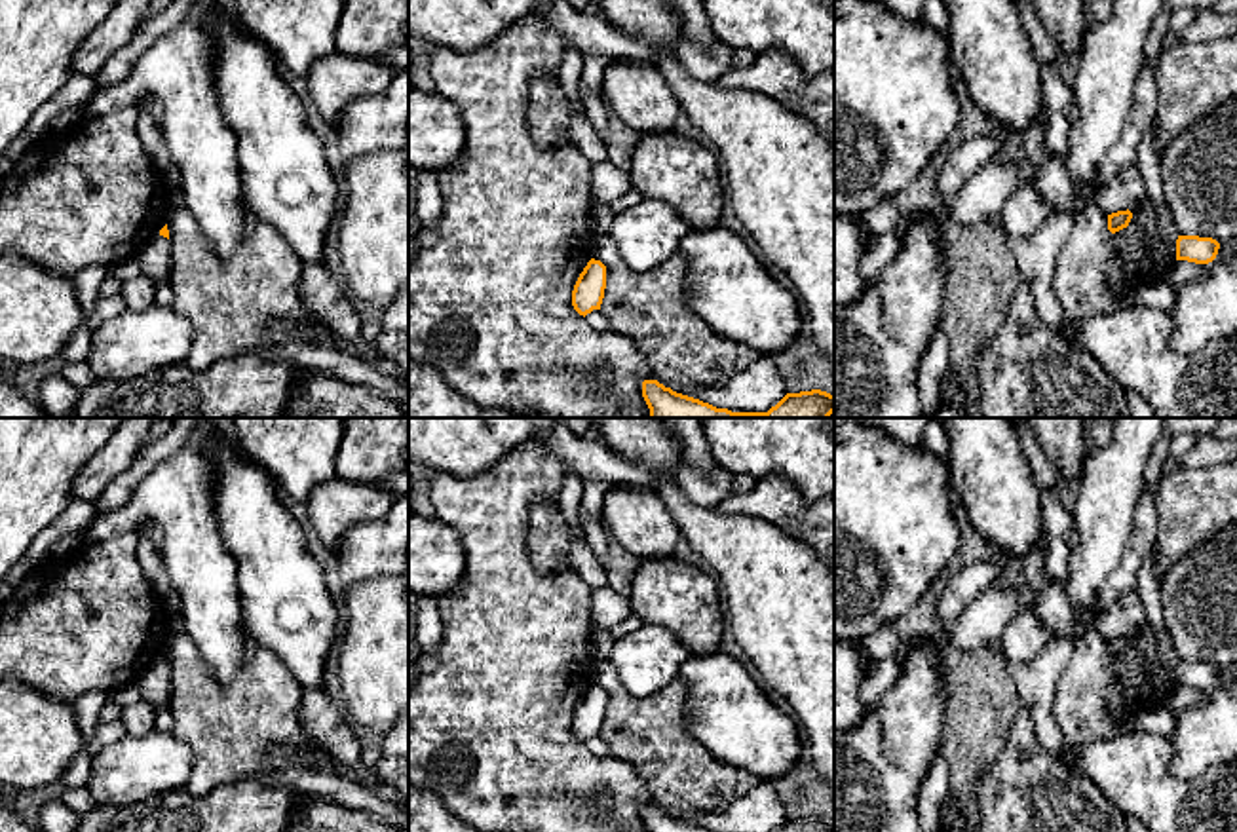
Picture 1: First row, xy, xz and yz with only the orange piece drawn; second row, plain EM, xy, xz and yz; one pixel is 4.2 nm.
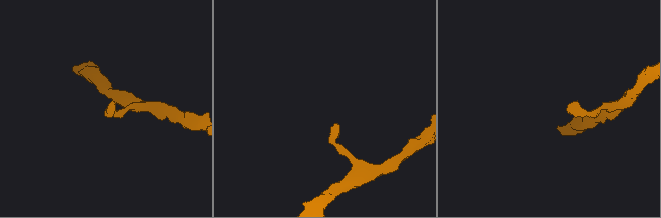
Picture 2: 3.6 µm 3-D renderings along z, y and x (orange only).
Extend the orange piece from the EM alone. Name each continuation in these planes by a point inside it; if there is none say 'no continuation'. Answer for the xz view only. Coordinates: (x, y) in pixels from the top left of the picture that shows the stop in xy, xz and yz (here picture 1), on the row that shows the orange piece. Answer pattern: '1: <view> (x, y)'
no continuation

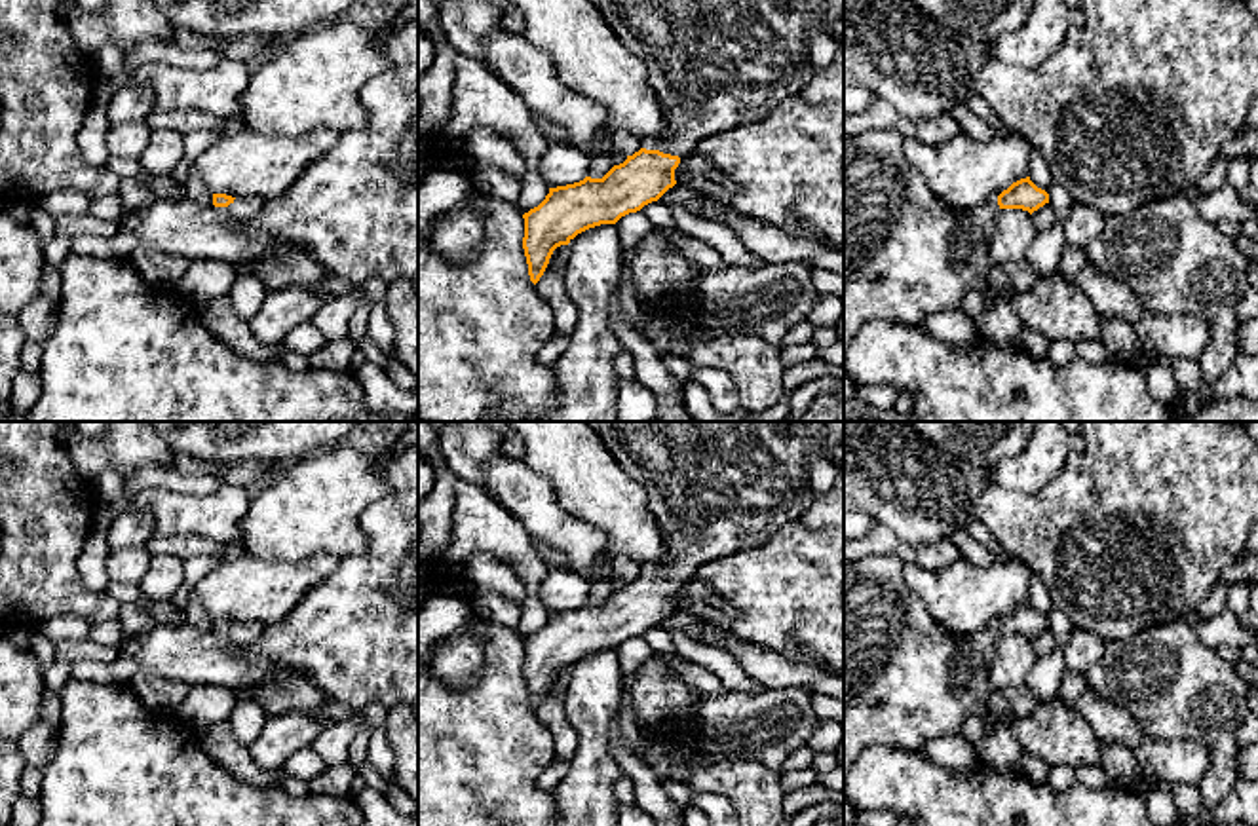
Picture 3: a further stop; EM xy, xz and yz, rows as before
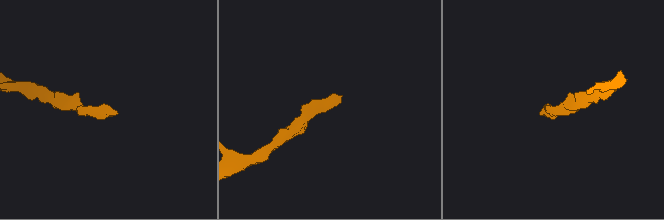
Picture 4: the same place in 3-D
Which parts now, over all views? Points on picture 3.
1: xz (713, 65)

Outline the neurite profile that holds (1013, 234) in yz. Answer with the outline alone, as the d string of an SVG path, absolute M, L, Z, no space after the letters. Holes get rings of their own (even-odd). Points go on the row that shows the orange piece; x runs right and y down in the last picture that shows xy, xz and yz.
M1000 209L988 254L994 264L1013 264L1024 260L1026 251L1034 243L1036 235L1038 230L1034 228L1028 211Z

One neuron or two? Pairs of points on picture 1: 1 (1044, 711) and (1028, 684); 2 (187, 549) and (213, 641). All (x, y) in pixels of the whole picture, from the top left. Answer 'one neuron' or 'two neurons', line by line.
1: one neuron
2: one neuron

